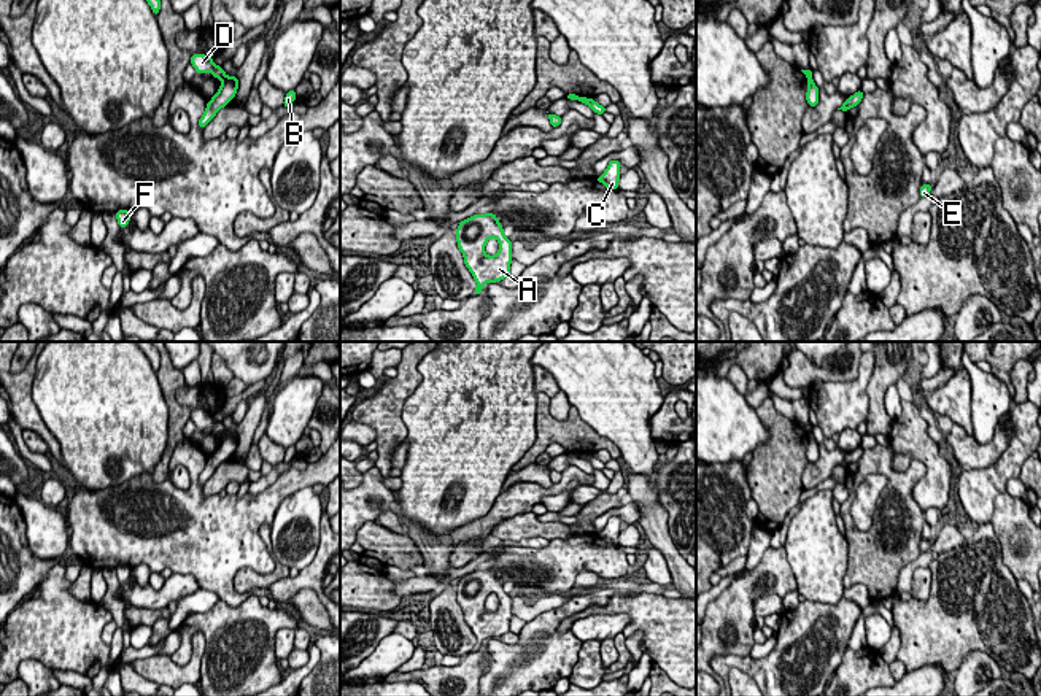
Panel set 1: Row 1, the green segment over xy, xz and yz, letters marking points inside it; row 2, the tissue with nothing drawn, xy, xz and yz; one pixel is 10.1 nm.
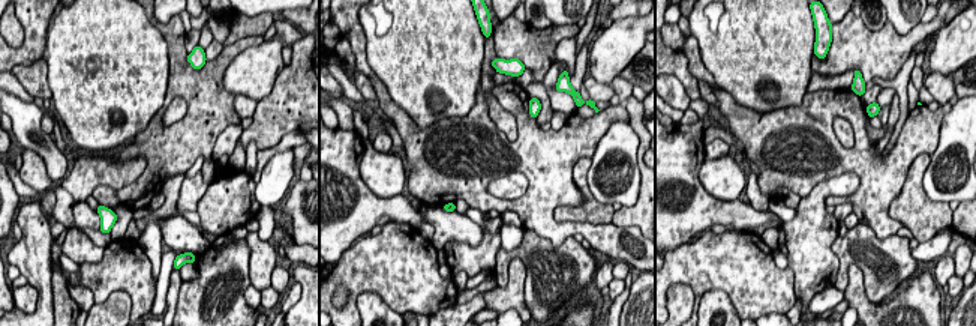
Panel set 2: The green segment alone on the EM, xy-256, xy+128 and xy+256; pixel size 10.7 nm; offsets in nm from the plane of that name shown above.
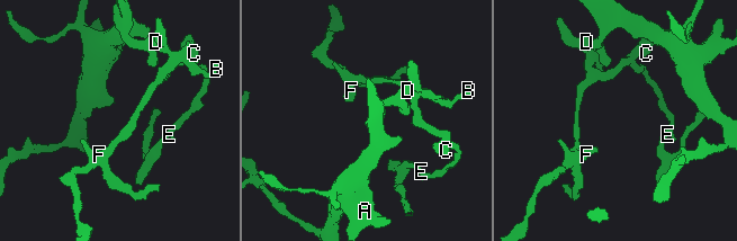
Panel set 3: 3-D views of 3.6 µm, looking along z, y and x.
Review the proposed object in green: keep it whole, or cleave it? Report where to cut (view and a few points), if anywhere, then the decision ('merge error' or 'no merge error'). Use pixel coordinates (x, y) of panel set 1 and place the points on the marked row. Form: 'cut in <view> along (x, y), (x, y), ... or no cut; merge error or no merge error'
cut in xy along (226, 75), (221, 78); merge error

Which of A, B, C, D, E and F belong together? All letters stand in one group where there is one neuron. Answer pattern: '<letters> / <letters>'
A D / B C E F

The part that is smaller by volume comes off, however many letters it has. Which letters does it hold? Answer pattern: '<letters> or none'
B, C, E, F

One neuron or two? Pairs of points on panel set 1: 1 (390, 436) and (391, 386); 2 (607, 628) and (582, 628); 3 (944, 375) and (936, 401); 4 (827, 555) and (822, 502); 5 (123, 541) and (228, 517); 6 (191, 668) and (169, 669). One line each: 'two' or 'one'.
1: one
2: one
3: two
4: one
5: one
6: one

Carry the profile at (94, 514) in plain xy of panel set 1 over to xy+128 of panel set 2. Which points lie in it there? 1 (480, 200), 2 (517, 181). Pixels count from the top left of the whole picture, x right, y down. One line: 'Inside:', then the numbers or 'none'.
Inside: 1

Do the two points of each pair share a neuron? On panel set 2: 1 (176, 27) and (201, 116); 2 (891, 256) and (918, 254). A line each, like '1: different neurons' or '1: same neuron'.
1: same neuron
2: different neurons

